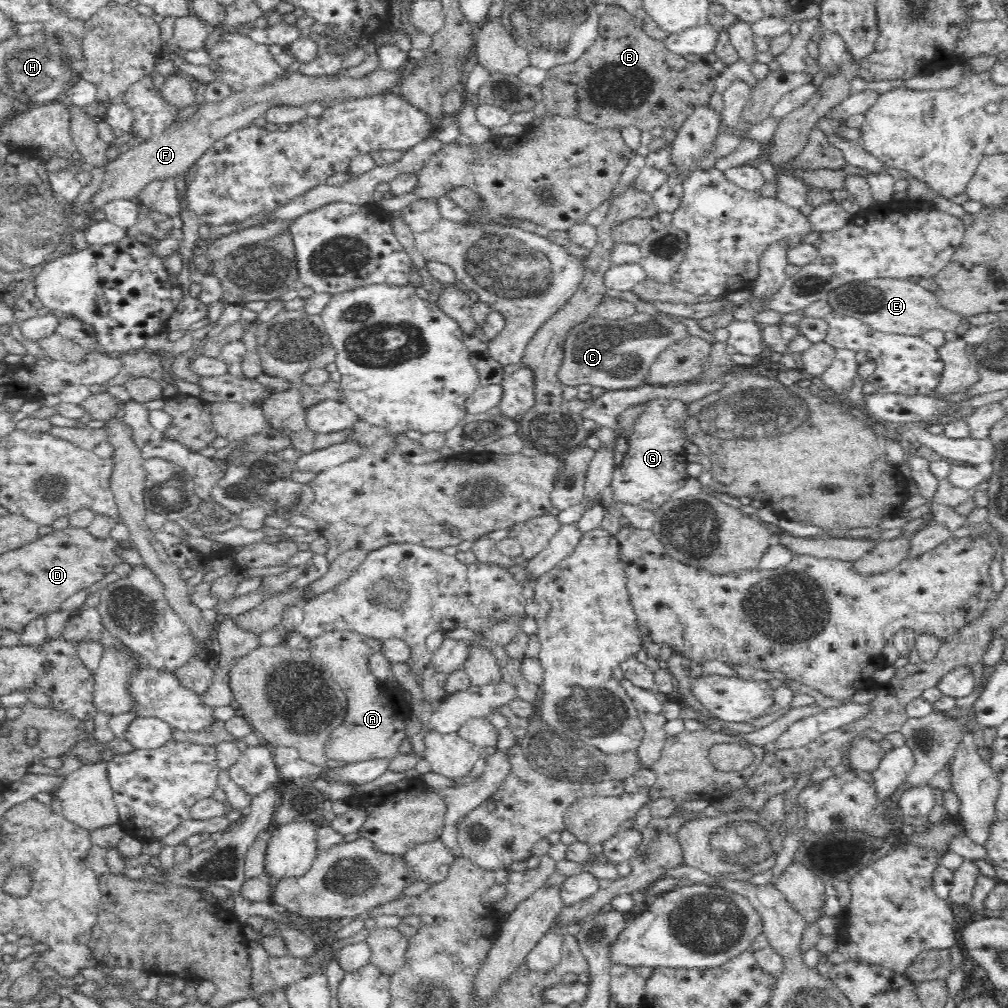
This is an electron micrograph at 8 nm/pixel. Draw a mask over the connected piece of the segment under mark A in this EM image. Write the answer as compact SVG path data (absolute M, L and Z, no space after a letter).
M330 631L309 642L309 655L328 667L340 689L346 695L348 710L344 722L334 728L325 746L325 757L340 762L362 762L380 758L394 758L404 740L405 721L398 706L390 702L384 682L370 670L370 656L378 652L381 641L356 631Z

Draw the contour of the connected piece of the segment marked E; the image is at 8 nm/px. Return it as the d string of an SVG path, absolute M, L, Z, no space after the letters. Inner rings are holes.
M874 278L844 284L825 294L833 311L840 311L869 324L880 332L922 336L926 330L955 332L958 327L969 325L969 318L940 304L938 295L918 283L895 278Z

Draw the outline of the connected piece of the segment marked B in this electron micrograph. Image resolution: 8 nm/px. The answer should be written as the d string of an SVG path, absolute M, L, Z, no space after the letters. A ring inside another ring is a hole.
M608 5L605 12L599 15L599 28L598 38L594 41L591 48L575 62L569 64L562 64L555 68L550 68L547 71L546 78L541 84L541 93L546 107L547 114L560 115L560 116L574 116L584 122L594 124L598 128L602 129L613 129L616 127L638 127L643 131L650 131L654 127L672 128L672 130L679 129L679 126L690 116L691 112L694 112L699 106L707 106L709 104L710 97L714 94L714 84L716 84L716 78L719 73L714 71L711 66L704 60L700 62L688 62L684 57L673 54L672 52L666 51L664 43L658 39L648 36L643 28L642 19L632 16L628 11L622 7L615 5Z

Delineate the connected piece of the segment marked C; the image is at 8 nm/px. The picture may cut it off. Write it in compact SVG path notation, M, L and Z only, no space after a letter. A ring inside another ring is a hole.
M636 311L618 320L593 314L568 330L558 379L566 387L588 383L606 391L640 387L658 355L672 342L678 342L688 335L686 325L676 320L676 315L672 318L668 313L652 316Z

